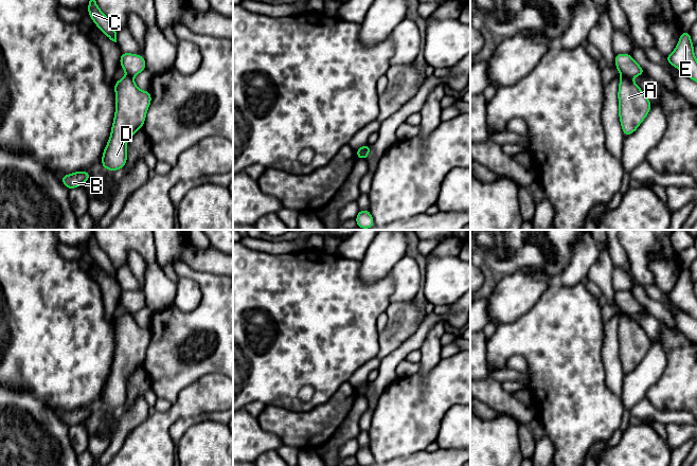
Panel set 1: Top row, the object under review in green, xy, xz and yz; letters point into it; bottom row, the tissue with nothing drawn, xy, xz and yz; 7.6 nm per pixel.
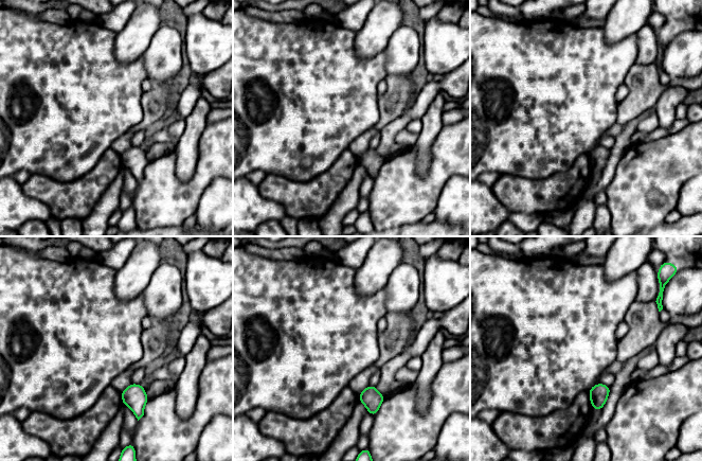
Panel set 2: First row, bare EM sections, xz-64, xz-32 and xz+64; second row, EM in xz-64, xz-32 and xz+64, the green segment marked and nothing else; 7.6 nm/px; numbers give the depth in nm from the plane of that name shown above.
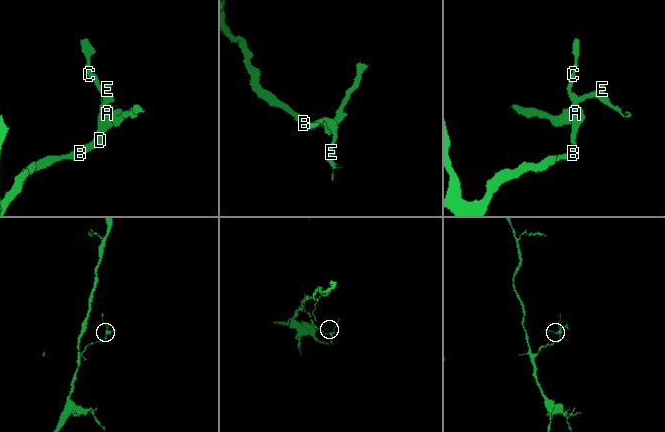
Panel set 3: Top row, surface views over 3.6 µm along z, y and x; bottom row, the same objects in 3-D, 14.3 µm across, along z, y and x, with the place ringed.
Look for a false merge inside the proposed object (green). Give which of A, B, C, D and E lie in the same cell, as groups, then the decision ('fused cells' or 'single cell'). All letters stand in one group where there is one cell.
A B D / C E | fused cells

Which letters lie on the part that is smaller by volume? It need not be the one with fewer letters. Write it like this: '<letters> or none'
C, E

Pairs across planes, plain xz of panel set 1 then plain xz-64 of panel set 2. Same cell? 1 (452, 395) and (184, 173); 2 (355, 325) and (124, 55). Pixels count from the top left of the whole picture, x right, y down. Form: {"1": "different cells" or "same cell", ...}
{"1": "different cells", "2": "different cells"}

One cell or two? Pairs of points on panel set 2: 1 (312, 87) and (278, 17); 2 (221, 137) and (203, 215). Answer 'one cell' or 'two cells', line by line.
1: two cells
2: two cells

